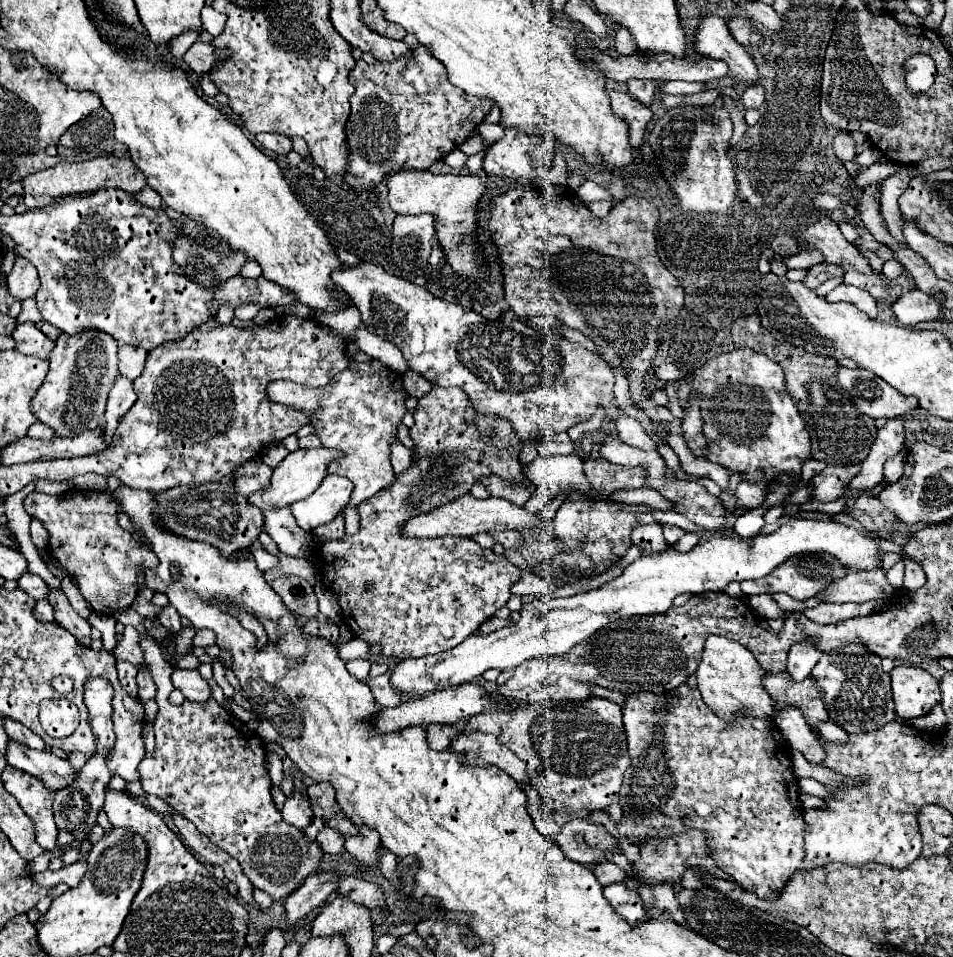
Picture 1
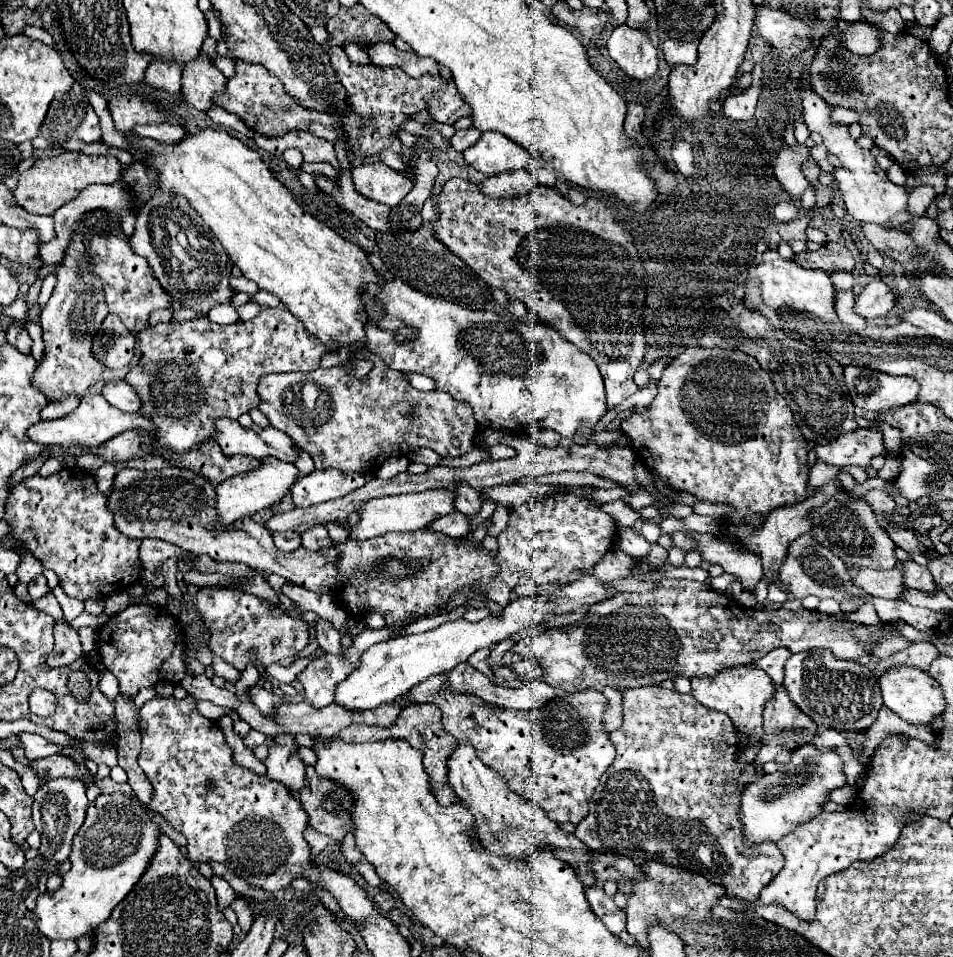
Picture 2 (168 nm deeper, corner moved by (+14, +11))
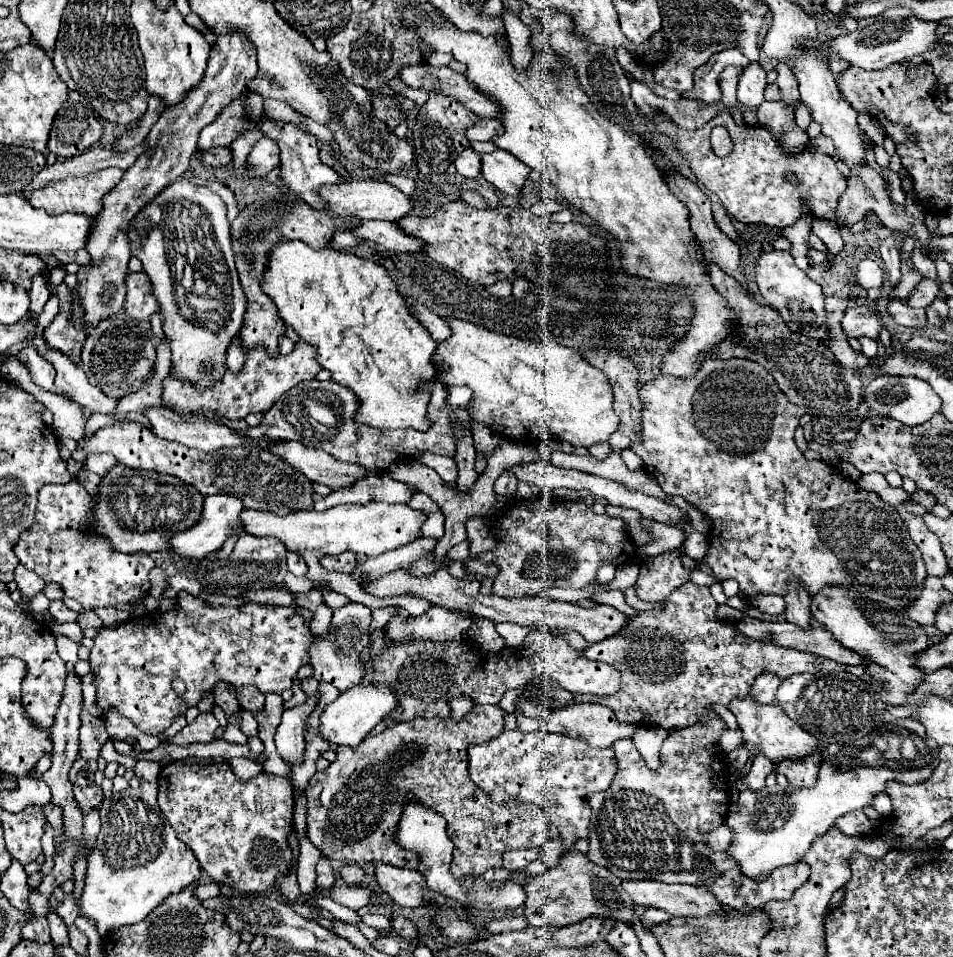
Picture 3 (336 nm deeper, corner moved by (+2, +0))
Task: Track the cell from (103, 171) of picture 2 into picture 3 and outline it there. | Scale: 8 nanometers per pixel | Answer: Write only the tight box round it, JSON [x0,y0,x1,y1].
[28,167,124,217]

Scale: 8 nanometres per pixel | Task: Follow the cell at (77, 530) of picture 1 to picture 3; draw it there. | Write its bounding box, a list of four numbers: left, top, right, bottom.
[14,479,154,611]

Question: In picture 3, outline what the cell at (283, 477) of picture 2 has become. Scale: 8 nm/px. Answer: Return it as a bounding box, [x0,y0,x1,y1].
[170,495,246,561]

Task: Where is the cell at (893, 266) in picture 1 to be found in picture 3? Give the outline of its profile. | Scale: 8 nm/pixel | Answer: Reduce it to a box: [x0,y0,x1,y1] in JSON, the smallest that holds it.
[856,259,884,289]

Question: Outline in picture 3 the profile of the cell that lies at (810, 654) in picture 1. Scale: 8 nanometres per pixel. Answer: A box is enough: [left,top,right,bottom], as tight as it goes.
[750,673,782,703]

